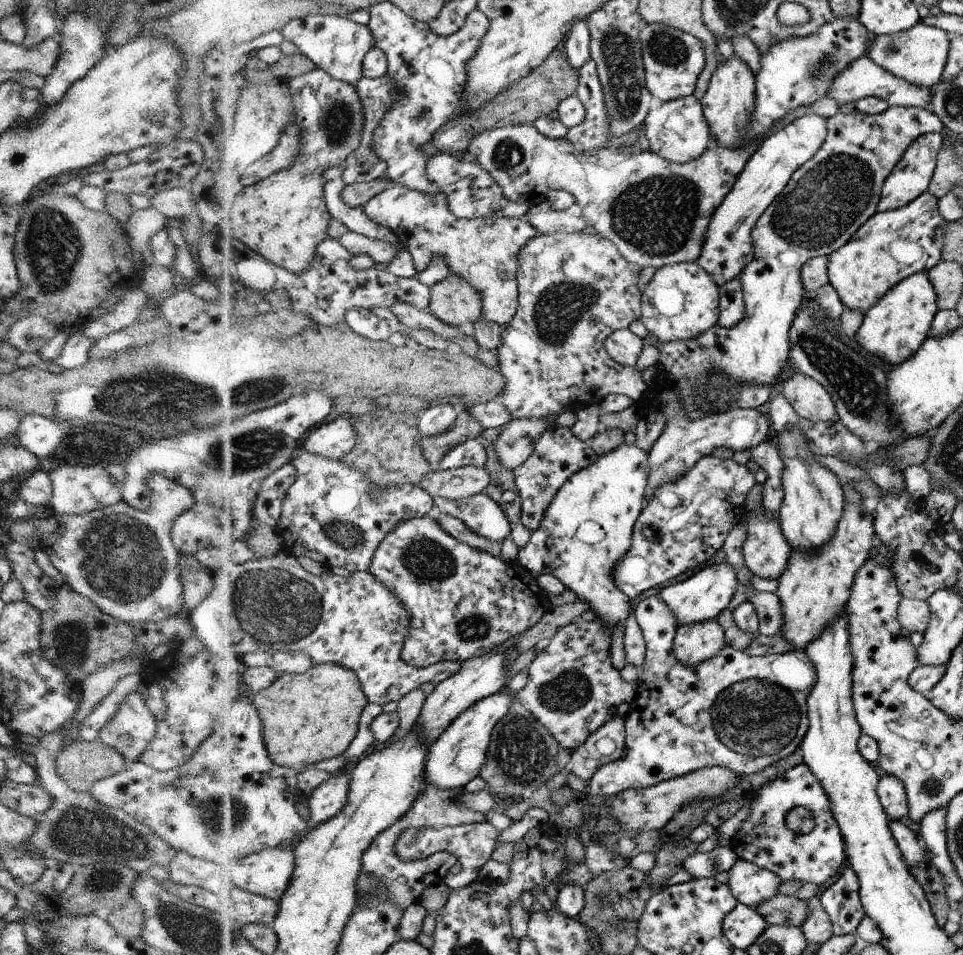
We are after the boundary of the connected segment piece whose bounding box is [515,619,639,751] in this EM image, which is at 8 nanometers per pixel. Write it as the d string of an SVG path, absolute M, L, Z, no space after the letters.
M598 619L593 621L573 621L566 628L558 631L552 638L551 644L529 666L529 676L526 686L515 693L516 699L526 702L538 720L550 730L550 734L561 742L562 748L570 751L582 746L590 734L602 728L616 716L616 708L622 702L631 703L636 698L638 682L624 682L620 672L612 666L610 660L610 644L612 636L606 623Z

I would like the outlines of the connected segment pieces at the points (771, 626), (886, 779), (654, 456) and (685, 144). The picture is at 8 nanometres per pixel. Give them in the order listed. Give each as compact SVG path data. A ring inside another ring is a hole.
M751 591L748 602L757 607L760 619L760 635L780 635L785 628L785 613L782 610L781 598L776 593Z
M884 774L880 777L877 794L880 796L882 806L888 812L890 822L908 816L909 801L902 780L892 774Z
M674 390L662 393L661 412L668 418L668 423L661 437L658 438L657 444L649 452L646 501L652 498L656 488L682 478L687 470L696 466L698 460L712 455L715 448L728 446L734 451L750 450L766 441L768 432L770 432L769 417L760 414L756 409L728 409L708 418L688 420L678 400L678 394Z
M693 95L666 101L643 121L647 147L670 162L684 164L700 158L711 147L712 135L704 107Z

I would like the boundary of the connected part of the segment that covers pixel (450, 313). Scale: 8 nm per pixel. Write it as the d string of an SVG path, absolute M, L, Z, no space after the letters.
M457 274L432 287L429 309L452 326L478 322L482 314L481 293Z

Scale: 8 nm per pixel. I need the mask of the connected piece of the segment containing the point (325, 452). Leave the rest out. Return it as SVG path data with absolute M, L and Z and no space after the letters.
M335 417L314 430L306 442L304 450L310 454L327 456L334 460L348 456L358 444L357 427L351 419Z

